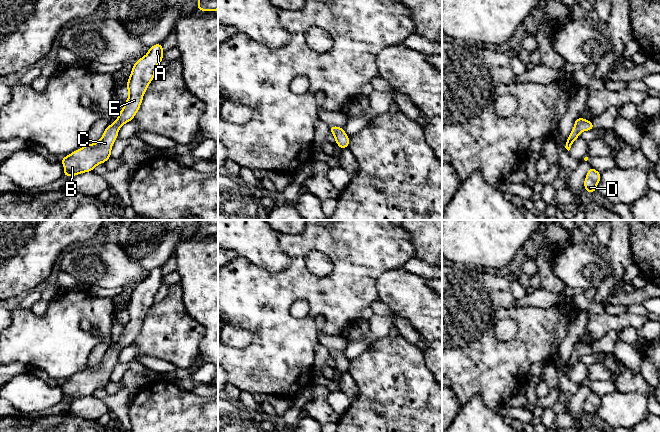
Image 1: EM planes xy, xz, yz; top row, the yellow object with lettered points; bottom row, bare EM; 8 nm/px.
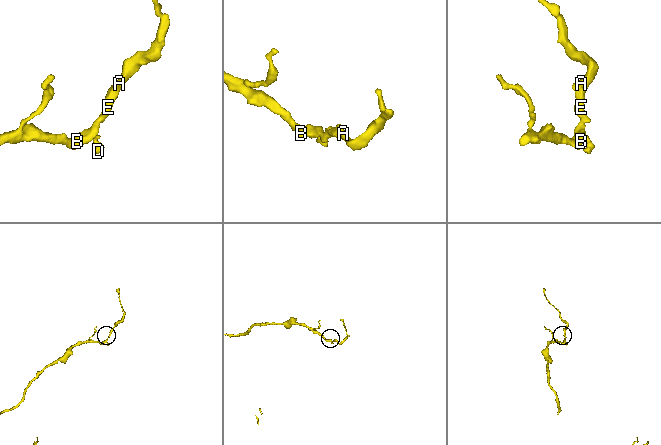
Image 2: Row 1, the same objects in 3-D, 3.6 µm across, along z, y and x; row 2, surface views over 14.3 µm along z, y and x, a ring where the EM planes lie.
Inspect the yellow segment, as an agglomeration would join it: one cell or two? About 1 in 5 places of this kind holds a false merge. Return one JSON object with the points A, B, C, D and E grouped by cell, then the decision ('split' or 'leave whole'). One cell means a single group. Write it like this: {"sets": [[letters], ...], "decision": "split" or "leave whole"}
{"sets": [["A", "B", "C", "D", "E"]], "decision": "leave whole"}

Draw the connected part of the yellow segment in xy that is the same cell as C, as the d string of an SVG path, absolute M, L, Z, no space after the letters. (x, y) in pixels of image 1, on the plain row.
M158 267L151 270L147 278L135 286L126 310L129 321L118 342L112 349L106 351L99 365L94 368L86 368L61 382L64 390L63 401L71 400L73 402L77 398L93 395L98 388L105 387L111 381L112 369L118 362L118 354L125 347L134 343L142 327L143 319L155 302L155 295L163 284L163 277L162 267Z

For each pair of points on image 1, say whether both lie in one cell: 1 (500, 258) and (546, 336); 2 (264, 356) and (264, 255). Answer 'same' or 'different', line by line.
1: different
2: different

